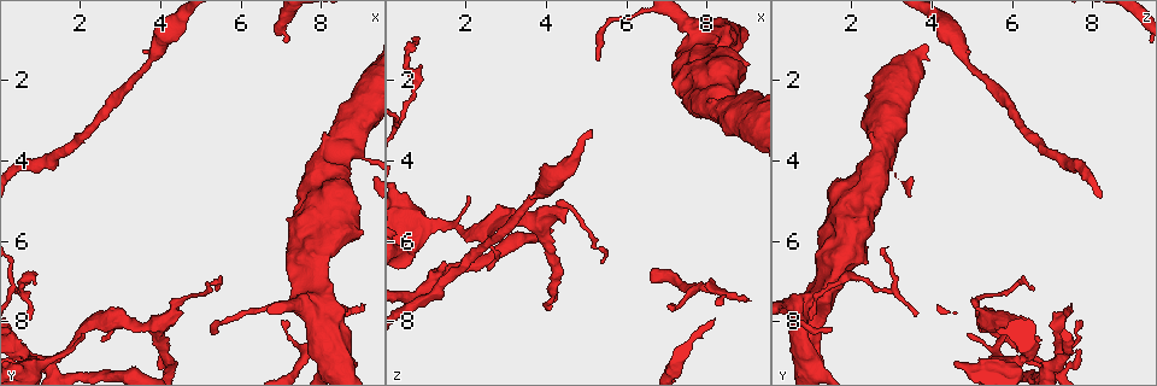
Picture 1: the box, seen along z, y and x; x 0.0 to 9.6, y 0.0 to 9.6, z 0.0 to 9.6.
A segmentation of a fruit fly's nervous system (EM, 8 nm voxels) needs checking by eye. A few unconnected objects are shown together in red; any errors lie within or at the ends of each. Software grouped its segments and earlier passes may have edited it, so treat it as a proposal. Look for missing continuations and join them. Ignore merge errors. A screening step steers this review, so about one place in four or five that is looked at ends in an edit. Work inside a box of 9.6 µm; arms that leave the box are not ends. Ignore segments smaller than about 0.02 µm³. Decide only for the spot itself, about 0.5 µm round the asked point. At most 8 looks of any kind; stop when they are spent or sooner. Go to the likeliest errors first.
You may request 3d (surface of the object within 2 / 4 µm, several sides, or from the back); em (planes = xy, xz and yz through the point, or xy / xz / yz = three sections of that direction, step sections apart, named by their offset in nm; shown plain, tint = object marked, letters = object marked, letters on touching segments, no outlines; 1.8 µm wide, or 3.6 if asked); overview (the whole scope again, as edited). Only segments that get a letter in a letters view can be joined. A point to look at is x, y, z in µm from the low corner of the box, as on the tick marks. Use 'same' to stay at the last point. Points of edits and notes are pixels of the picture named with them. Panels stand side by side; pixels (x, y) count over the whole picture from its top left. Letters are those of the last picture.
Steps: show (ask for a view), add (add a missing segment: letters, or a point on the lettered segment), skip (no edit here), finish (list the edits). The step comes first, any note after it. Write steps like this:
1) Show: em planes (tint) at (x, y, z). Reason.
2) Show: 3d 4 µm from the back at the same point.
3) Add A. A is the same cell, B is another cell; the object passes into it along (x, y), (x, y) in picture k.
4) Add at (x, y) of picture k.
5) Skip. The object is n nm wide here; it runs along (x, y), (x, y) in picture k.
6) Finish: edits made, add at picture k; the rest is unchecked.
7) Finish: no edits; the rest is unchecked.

Show: em yz step 4 (letters) at (1.45, 8.90, 6.45). Free end.

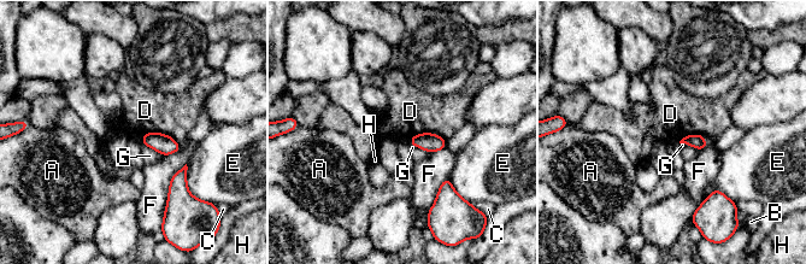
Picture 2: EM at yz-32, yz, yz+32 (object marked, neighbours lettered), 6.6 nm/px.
Skip. The longest contact is with F, 360 nm; A, B, C, D, E, F, G and H are other cells; a border runs along (143, 133), (168, 134), (180, 146) in picture 2; none of them fits.

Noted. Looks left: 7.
Show: 3d 4 µm at (7.80, 7.55, 1.00). Three-way junction.

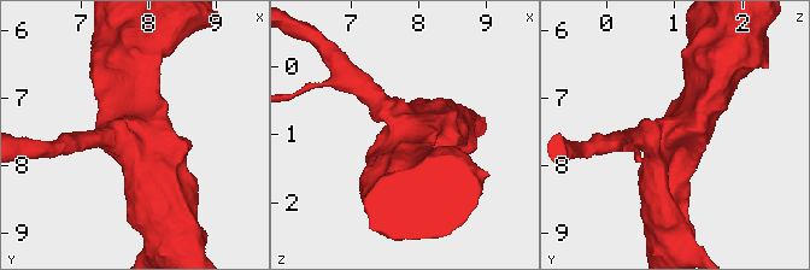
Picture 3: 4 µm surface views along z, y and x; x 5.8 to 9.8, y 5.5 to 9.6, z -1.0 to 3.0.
Show: em xy step 4 (letters) at (7.80, 7.50, 0.90). 3 arms meet here; the arms are 300, 550, 550 nm wide; shape alone is not enough.

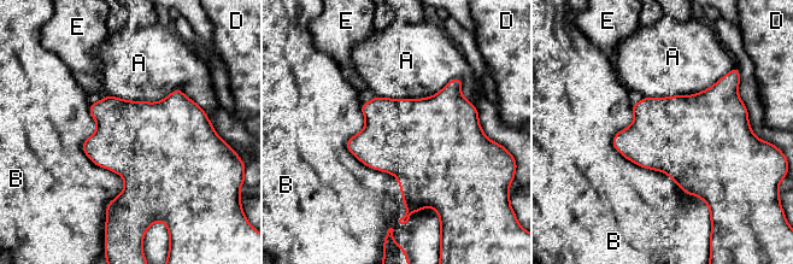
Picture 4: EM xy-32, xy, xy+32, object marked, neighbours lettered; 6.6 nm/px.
Skip. A, B, D and E are other cells; a border runs along (630, 106), (612, 146), (708, 205) in picture 4; no lettered segment goes on from it.

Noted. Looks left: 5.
Show: 3d 4 µm from the back at (8.50, 4.45, 1.65). Branch stops here.

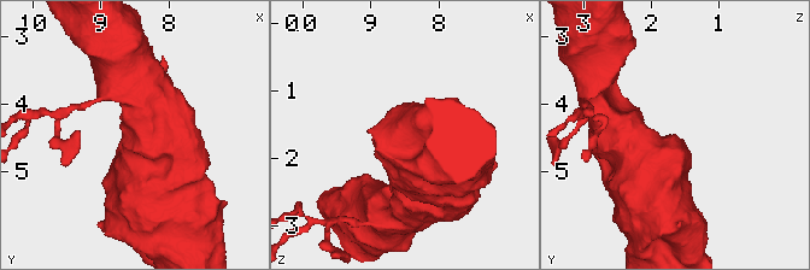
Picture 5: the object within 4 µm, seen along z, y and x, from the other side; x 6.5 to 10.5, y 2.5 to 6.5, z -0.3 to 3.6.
Show: em planes (letters) at the same point.

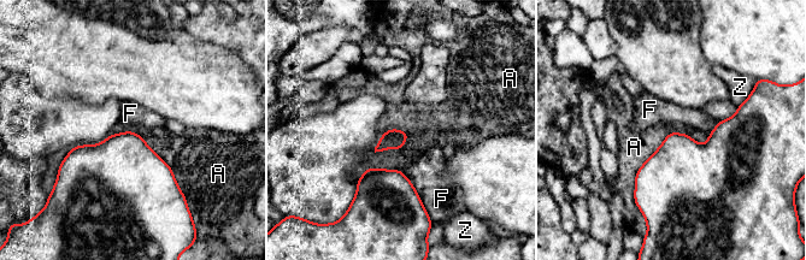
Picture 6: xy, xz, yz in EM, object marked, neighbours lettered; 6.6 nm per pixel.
Skip. A, F and Z are other cells; a border runs along (670, 131), (636, 173), (640, 211) in picture 6; no lettered segment goes on from it.

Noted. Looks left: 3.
Finish: no edits; the rest is unchecked.

